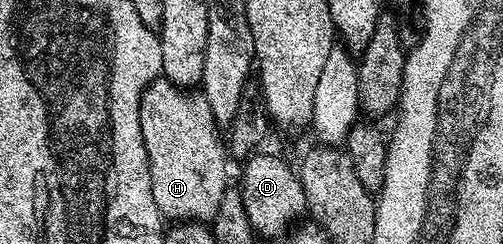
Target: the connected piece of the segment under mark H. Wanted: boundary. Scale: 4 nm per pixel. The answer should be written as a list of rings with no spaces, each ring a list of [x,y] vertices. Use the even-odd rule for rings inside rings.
[[[160,76],[148,84],[139,105],[141,140],[145,140],[145,152],[149,160],[149,176],[153,188],[153,204],[159,213],[172,223],[210,223],[217,208],[221,208],[221,196],[229,189],[227,182],[228,151],[224,139],[219,139],[220,127],[209,108],[209,100],[201,92],[188,92],[184,87],[175,86]]]

